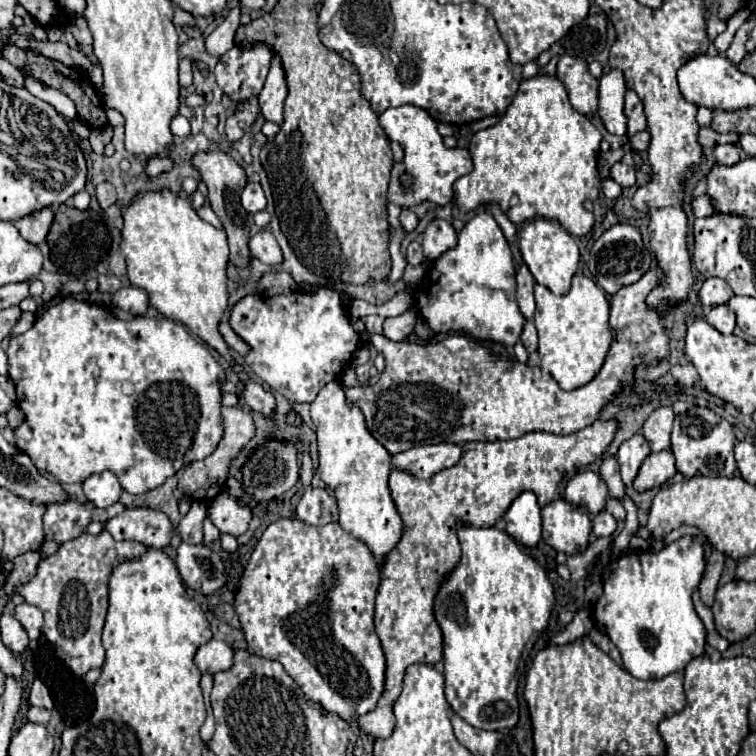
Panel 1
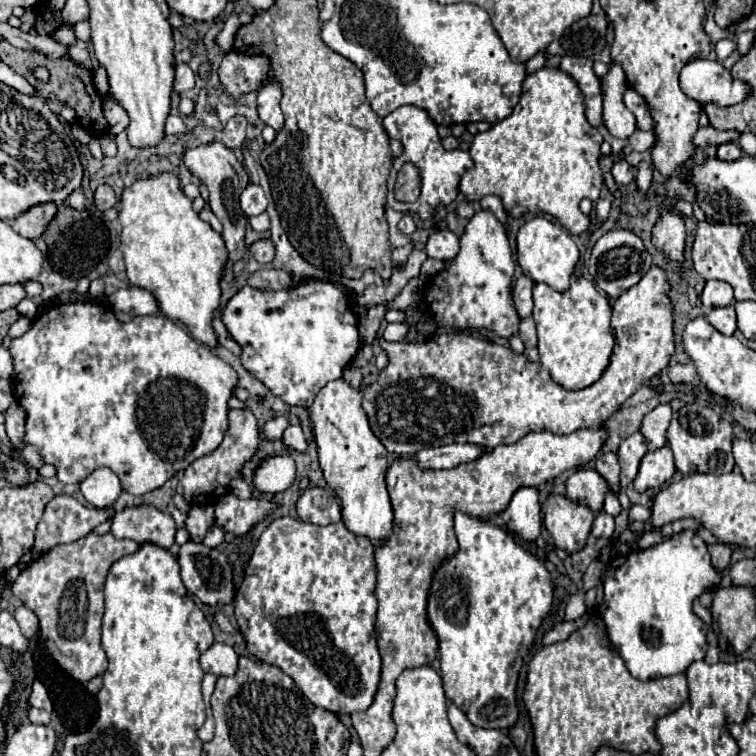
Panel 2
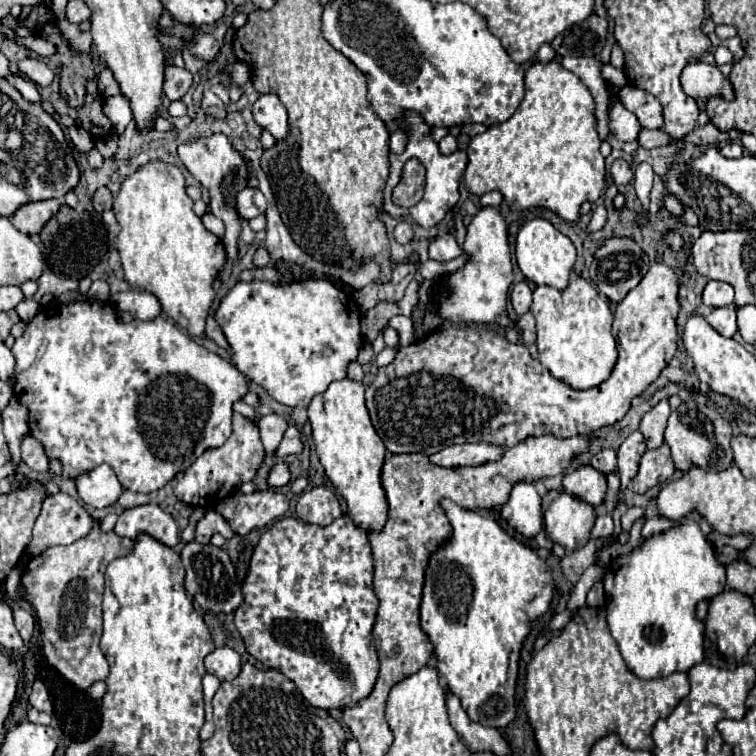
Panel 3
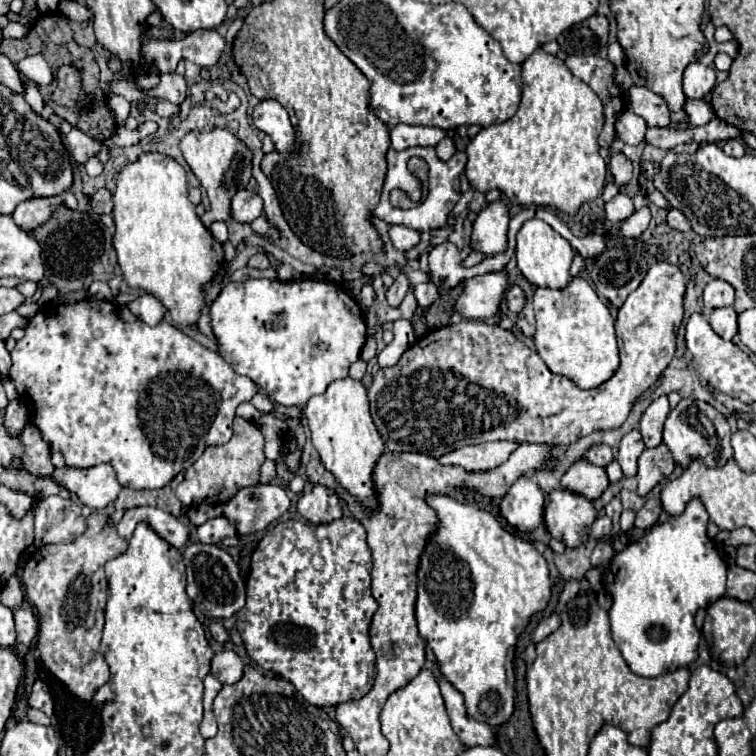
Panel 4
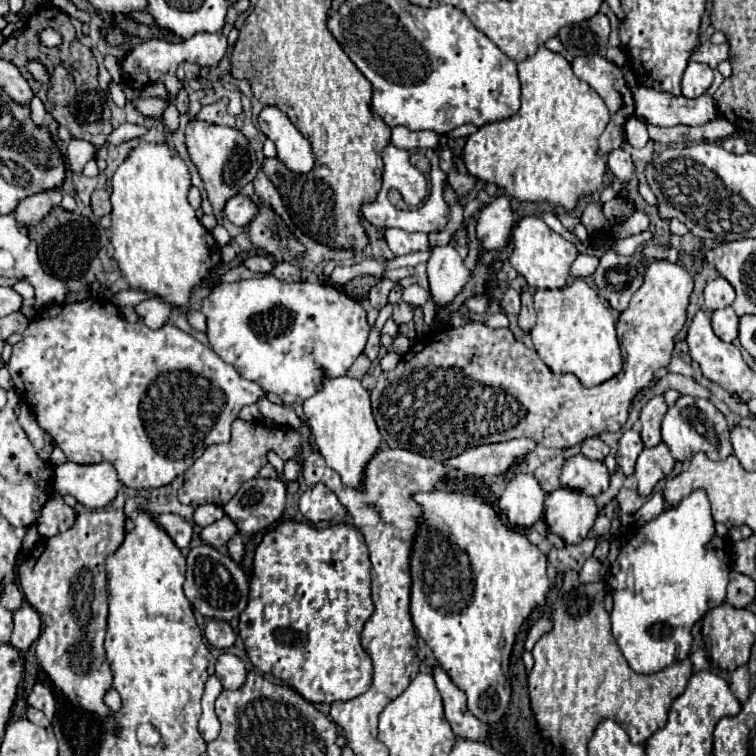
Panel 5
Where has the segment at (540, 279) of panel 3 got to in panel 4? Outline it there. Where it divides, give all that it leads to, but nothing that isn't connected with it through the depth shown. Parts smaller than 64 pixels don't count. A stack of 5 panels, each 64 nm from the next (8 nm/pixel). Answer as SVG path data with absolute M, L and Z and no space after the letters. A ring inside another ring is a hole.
M526 220L524 226L516 234L518 246L516 246L516 260L518 260L518 270L524 274L524 278L542 288L564 288L570 280L570 264L574 260L574 250L564 240L556 230L552 230L546 222L542 220Z

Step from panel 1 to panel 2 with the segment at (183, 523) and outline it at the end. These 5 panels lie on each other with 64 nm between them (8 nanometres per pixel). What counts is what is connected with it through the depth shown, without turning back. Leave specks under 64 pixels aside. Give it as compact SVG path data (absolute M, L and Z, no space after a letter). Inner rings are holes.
M206 504L206 506L192 506L192 510L190 510L188 518L186 518L186 528L190 532L190 538L194 542L202 542L212 526L216 526L214 508L210 504Z

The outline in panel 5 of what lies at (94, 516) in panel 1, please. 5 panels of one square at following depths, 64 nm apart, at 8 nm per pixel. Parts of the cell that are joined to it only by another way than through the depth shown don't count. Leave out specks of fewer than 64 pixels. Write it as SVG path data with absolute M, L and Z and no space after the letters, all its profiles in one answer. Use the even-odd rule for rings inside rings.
M54 494L50 498L50 502L42 508L42 516L36 522L36 528L38 528L40 536L50 538L50 536L56 536L58 532L68 530L74 524L74 518L76 516L74 516L72 508L62 502L60 494Z

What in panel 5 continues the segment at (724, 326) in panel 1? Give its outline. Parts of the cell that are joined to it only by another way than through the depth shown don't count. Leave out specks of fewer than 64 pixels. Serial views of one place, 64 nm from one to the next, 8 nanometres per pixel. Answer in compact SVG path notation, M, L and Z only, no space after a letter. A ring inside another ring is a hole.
M730 306L720 308L712 314L714 334L724 342L734 342L738 338L738 324L740 324L740 318L736 316L736 312Z

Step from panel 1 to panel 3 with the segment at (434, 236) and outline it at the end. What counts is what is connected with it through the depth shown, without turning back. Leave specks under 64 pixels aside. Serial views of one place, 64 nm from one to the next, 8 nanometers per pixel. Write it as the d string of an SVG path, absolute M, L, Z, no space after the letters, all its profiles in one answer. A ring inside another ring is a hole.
M450 234L430 242L428 246L429 258L430 260L436 260L436 262L450 262L460 254L462 254L462 250L460 250L460 246L456 244L456 240Z

